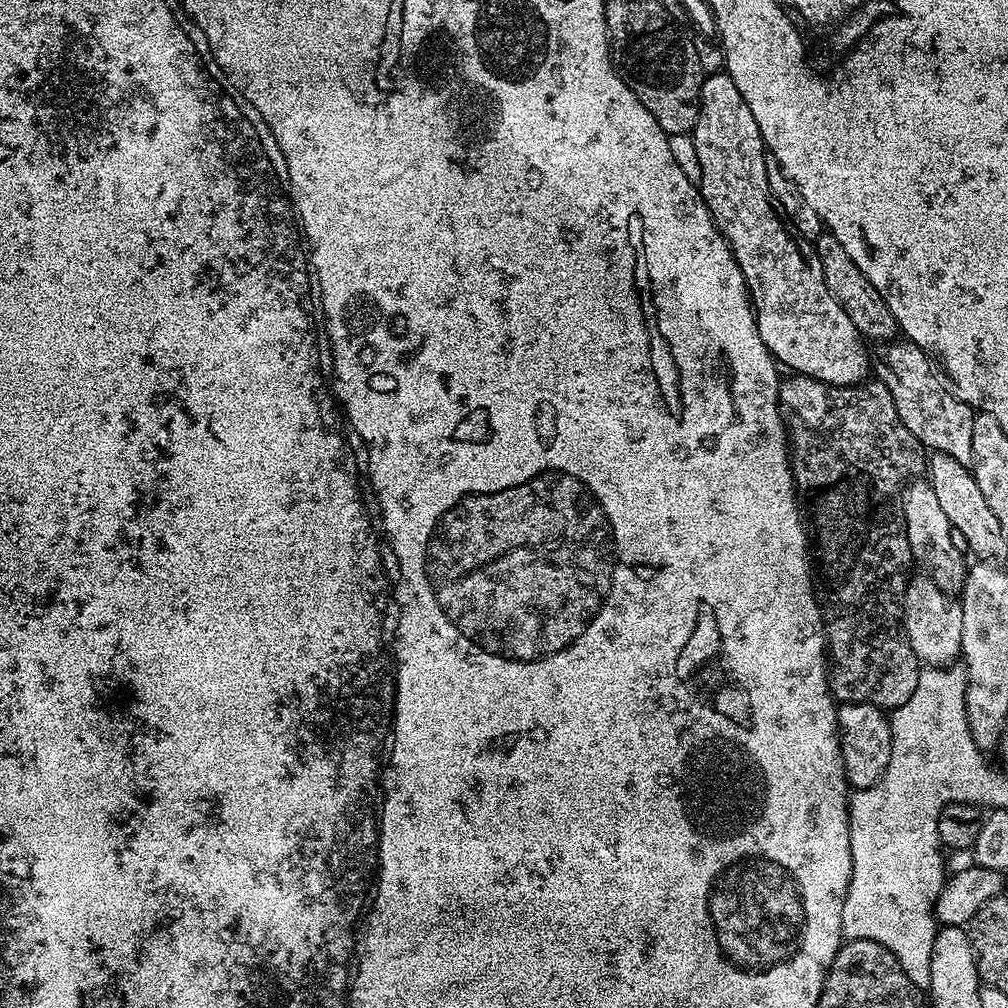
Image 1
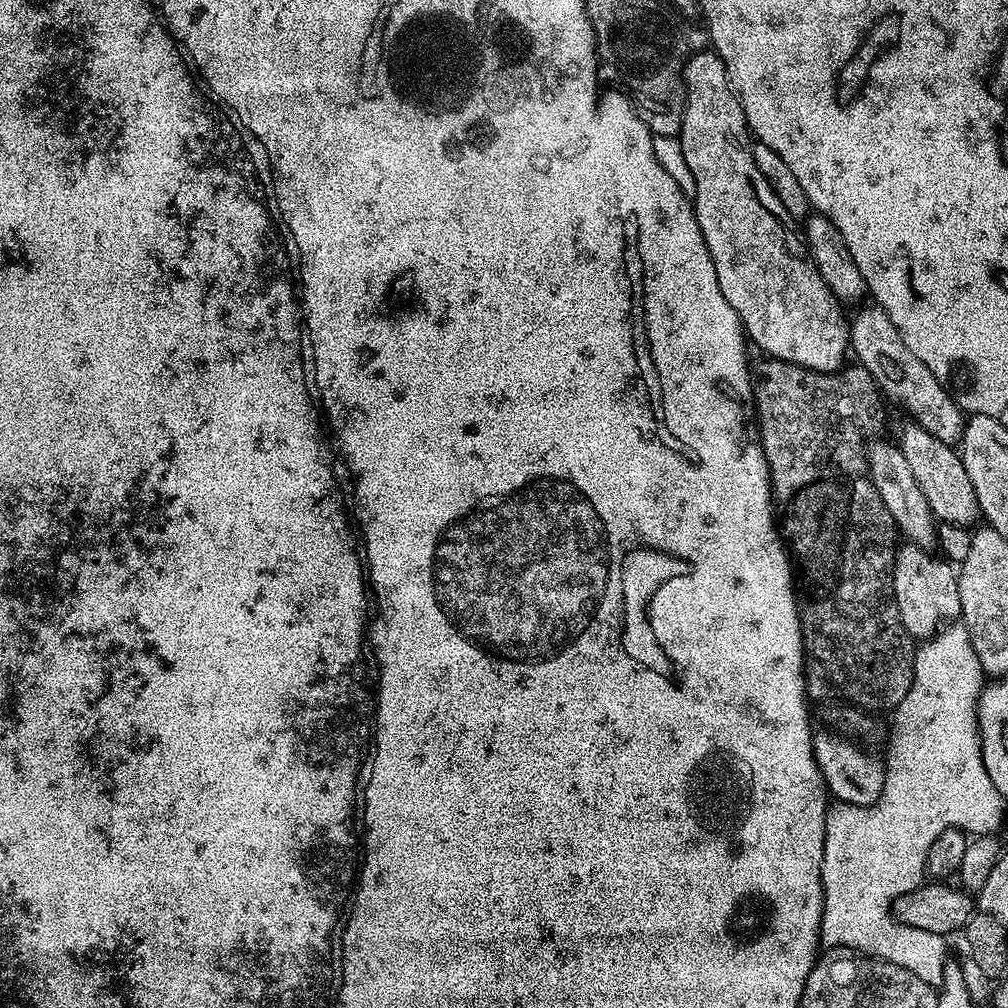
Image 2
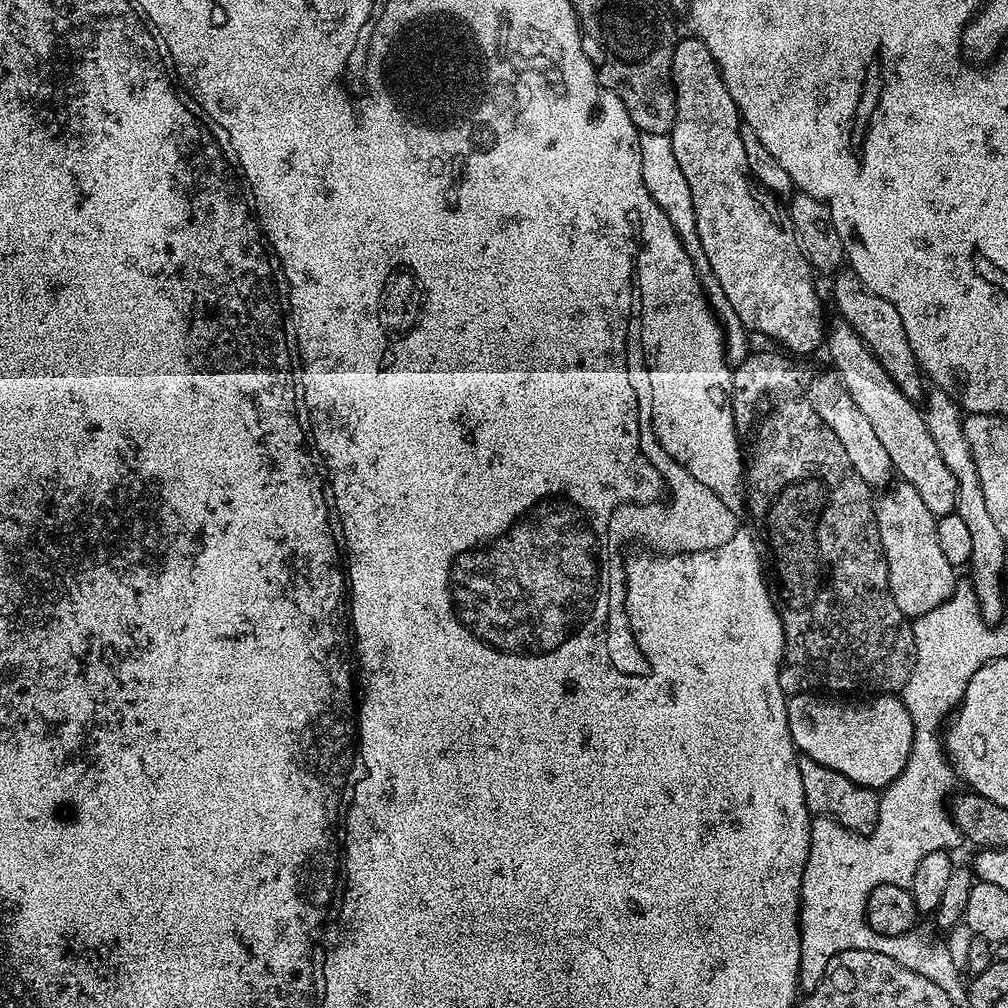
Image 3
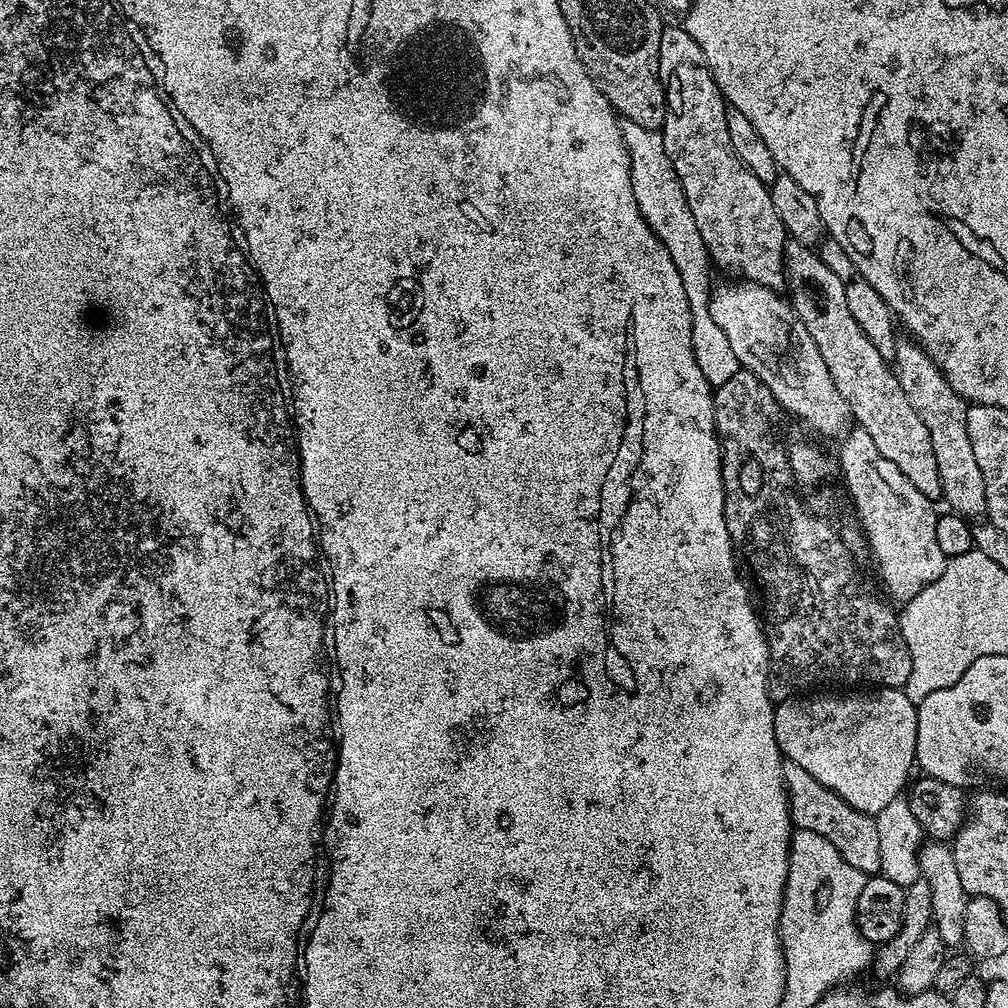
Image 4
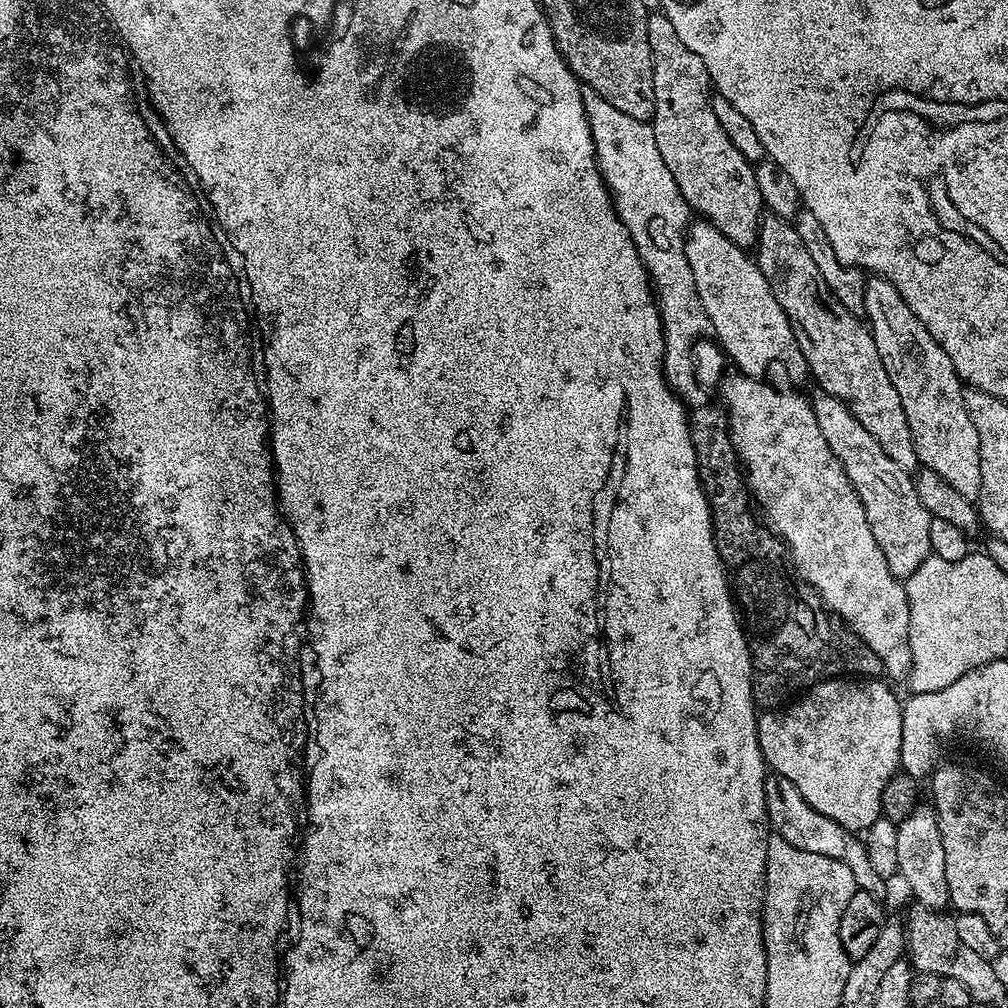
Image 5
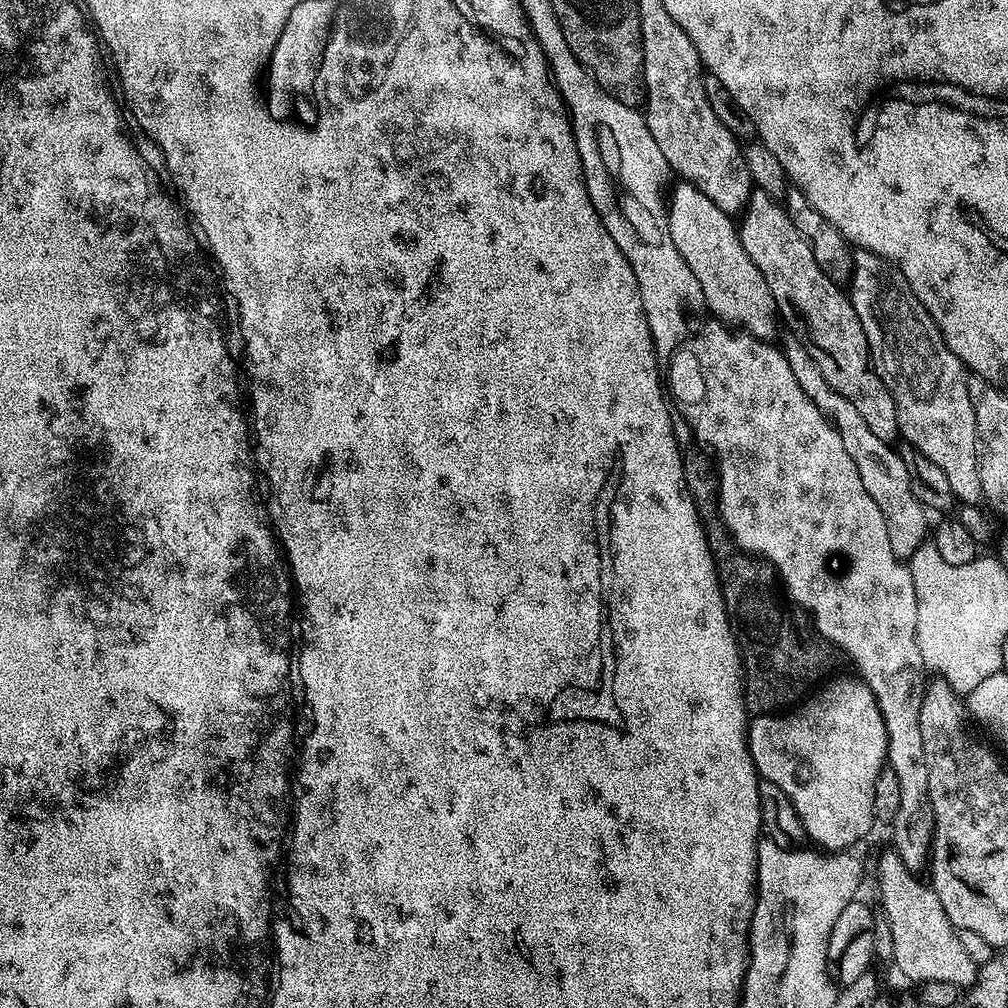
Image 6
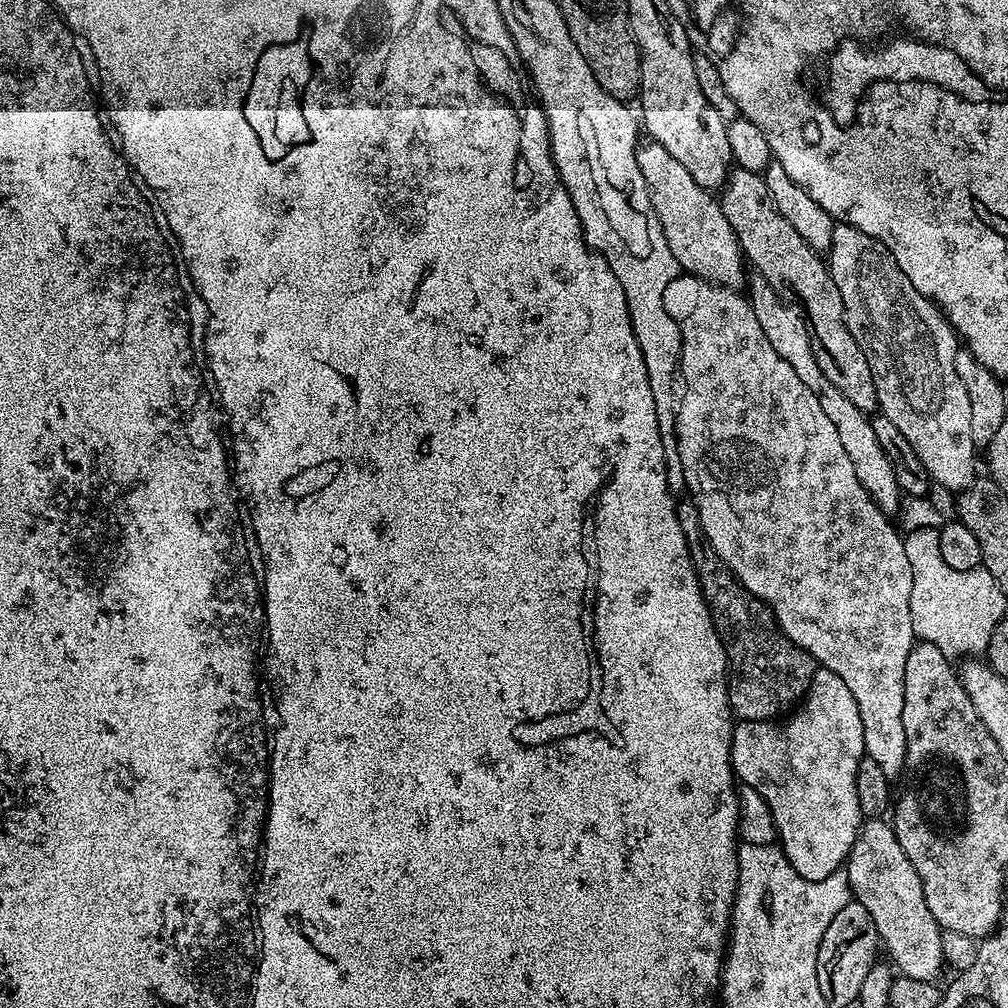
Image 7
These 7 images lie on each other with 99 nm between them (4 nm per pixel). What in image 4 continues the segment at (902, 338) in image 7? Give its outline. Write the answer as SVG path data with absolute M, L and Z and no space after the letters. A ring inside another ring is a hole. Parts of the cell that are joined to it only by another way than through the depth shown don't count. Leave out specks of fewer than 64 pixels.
M904 338L897 343L894 371L898 378L898 386L906 393L910 406L922 422L926 422L926 430L930 430L930 446L934 446L934 459L938 462L938 478L940 479L940 495L943 503L948 503L953 513L965 518L980 518L988 511L986 506L986 482L982 482L982 470L978 470L978 462L974 458L974 446L970 446L970 434L966 430L966 410L968 404L946 382L942 370L931 358L924 353L924 349L911 339Z

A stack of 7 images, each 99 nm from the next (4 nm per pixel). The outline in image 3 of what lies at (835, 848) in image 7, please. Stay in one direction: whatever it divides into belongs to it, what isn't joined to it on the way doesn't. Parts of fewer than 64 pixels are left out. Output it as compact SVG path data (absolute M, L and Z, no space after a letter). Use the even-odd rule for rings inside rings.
M792 694L788 701L790 738L801 757L834 770L863 788L883 790L906 766L912 753L916 727L903 699L896 694L871 698L824 698Z

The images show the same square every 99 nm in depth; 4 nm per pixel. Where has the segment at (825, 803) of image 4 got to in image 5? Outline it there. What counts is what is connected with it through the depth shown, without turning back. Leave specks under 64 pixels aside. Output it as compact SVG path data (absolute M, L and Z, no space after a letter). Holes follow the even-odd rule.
M768 774L764 777L764 785L768 822L782 839L789 840L796 848L810 850L814 854L822 854L850 866L859 891L869 892L877 898L883 897L884 880L880 877L879 870L872 865L872 856L857 833L834 822L834 818L826 818L826 814L818 814L818 810L814 810L814 806L806 802L806 798L800 793L798 786L790 782L790 778Z

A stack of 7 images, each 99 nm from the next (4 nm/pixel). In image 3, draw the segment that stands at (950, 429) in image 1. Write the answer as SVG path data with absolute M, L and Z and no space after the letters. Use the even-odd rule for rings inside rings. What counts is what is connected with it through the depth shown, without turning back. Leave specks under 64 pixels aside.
M844 266L835 273L836 281L832 284L832 300L836 303L836 308L840 311L839 319L843 323L850 325L861 338L864 344L882 362L882 370L890 374L890 378L910 398L913 402L920 402L925 399L926 388L920 385L922 373L920 364L914 358L914 350L910 350L910 342L906 338L906 326L902 326L902 317L898 310L886 298L874 294L858 278L858 274L852 271L851 267Z

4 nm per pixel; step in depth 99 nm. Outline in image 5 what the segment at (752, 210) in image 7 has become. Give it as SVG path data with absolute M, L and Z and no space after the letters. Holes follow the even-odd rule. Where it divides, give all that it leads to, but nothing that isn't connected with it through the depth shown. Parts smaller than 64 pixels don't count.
M765 215L756 236L754 259L766 282L770 282L774 298L778 298L790 318L811 379L820 383L817 384L819 391L841 400L900 468L915 469L918 461L910 422L906 410L902 410L902 398L898 398L898 390L894 390L894 382L890 382L890 374L886 374L886 366L882 366L872 333L865 321L842 306L834 290L826 286L822 270L818 270L814 258L810 258L810 250L806 250L802 238L798 238L795 223L783 216Z

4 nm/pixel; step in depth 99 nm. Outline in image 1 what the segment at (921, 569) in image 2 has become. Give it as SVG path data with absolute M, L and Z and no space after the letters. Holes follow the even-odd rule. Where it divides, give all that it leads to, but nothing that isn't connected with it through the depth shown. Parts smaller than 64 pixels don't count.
M920 574L918 578L909 579L908 588L904 592L902 615L904 617L904 633L908 635L910 646L924 666L948 666L952 660L961 655L962 646L962 610L961 601L942 591L933 580Z

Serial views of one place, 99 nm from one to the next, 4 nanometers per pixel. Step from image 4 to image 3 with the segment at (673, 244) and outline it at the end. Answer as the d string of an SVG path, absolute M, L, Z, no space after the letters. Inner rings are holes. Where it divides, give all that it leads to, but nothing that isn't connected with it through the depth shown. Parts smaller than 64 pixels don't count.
M641 135L640 157L642 158L642 182L646 186L650 198L654 198L654 202L664 211L666 218L670 218L682 246L690 254L692 265L696 267L697 276L702 278L702 287L708 296L713 313L722 321L728 363L733 366L740 364L750 355L750 347L748 348L750 336L743 322L738 318L738 314L734 314L734 306L730 306L726 294L722 294L722 286L718 286L718 278L714 278L714 274L710 270L710 262L706 262L706 254L702 250L702 242L698 238L698 222L694 214L694 198L690 198L690 182L686 182L682 169L678 167L678 158L674 158L671 135Z

